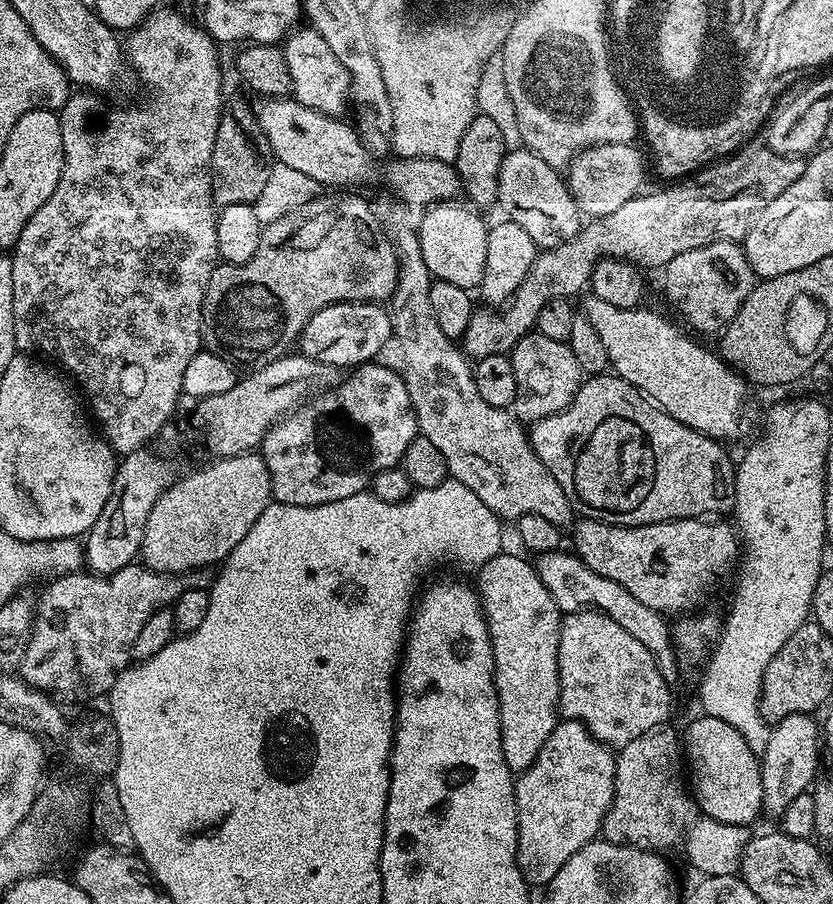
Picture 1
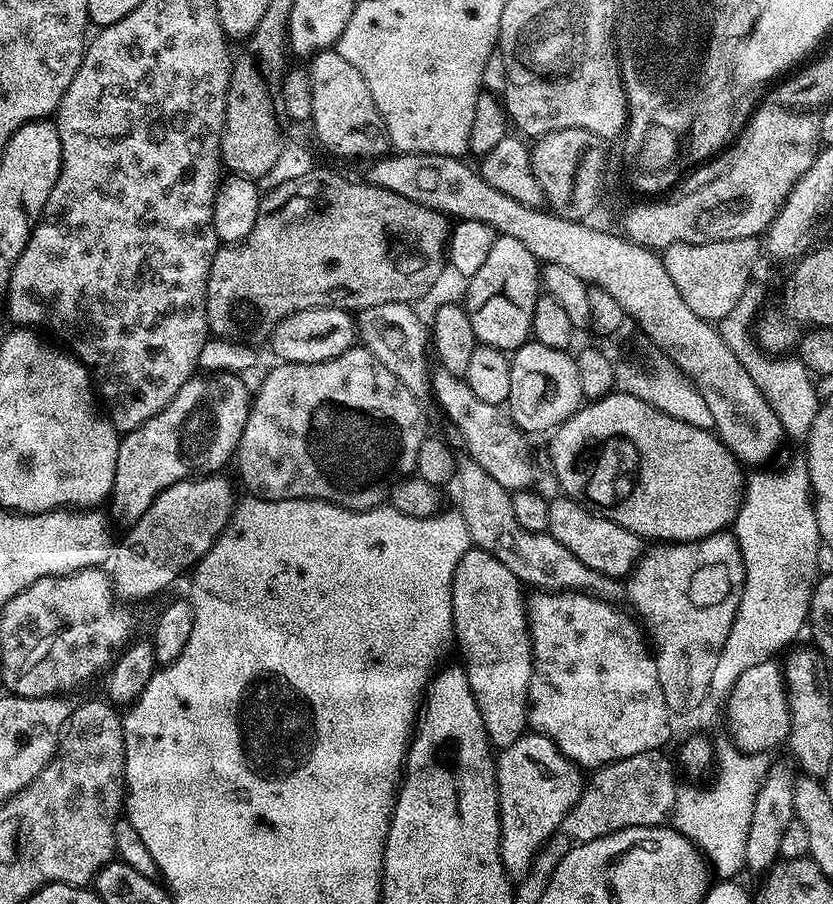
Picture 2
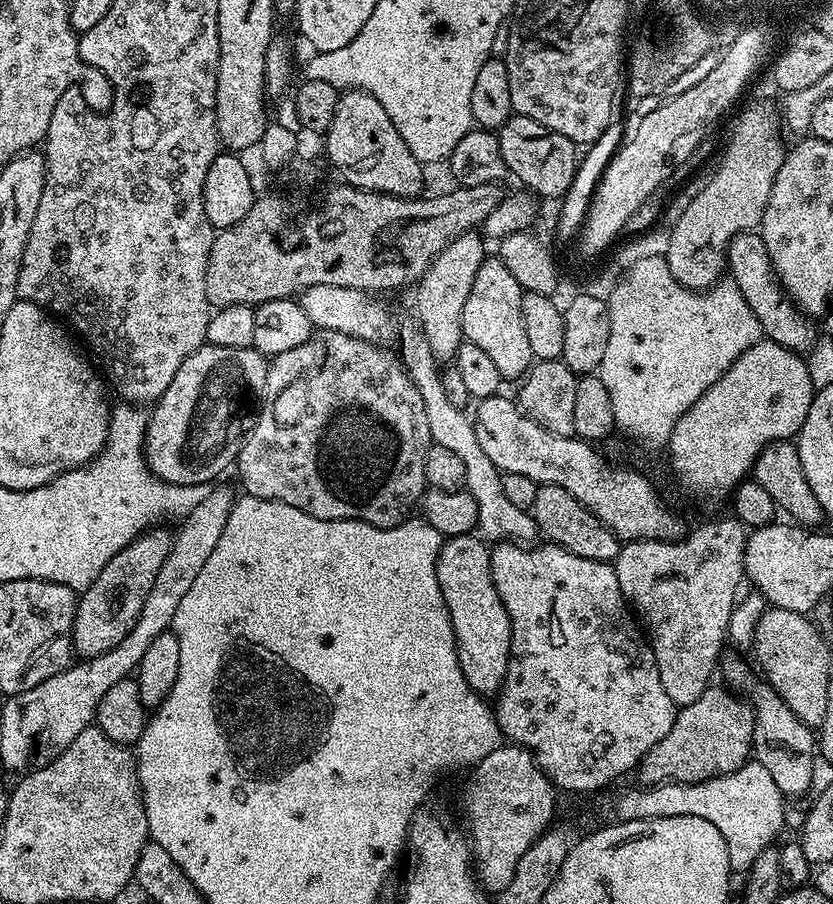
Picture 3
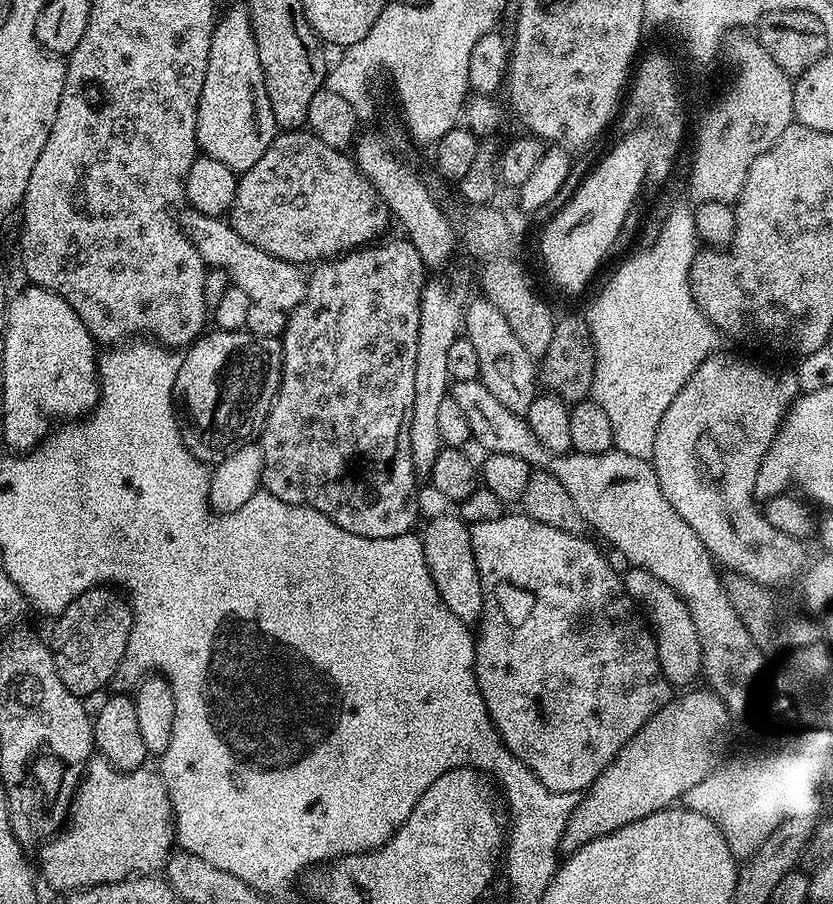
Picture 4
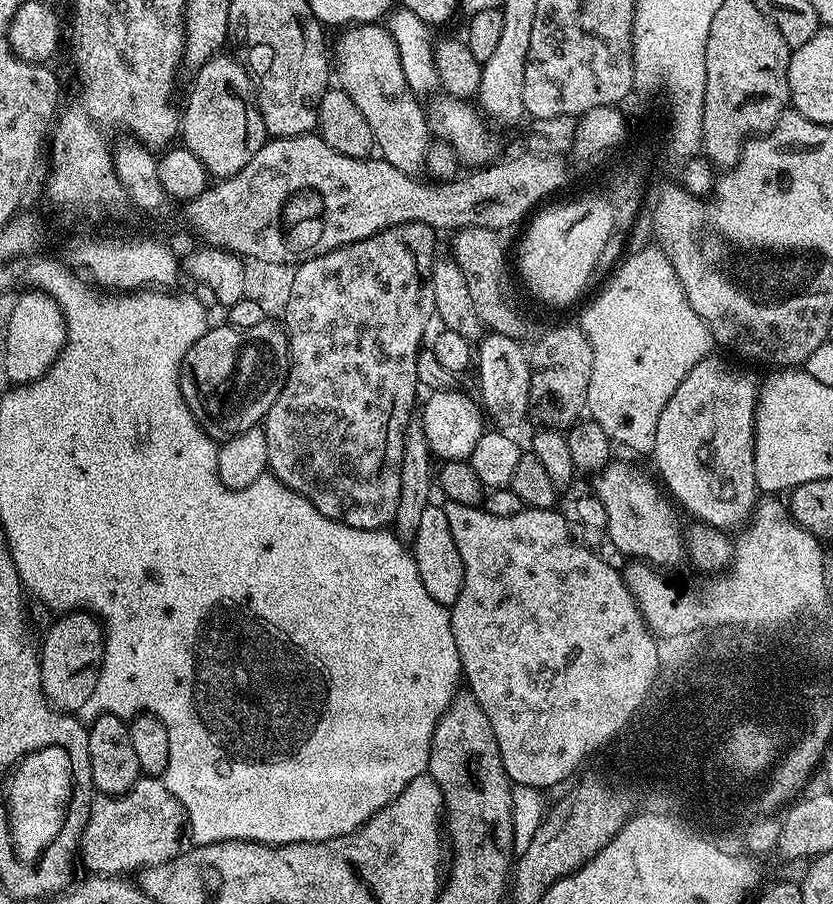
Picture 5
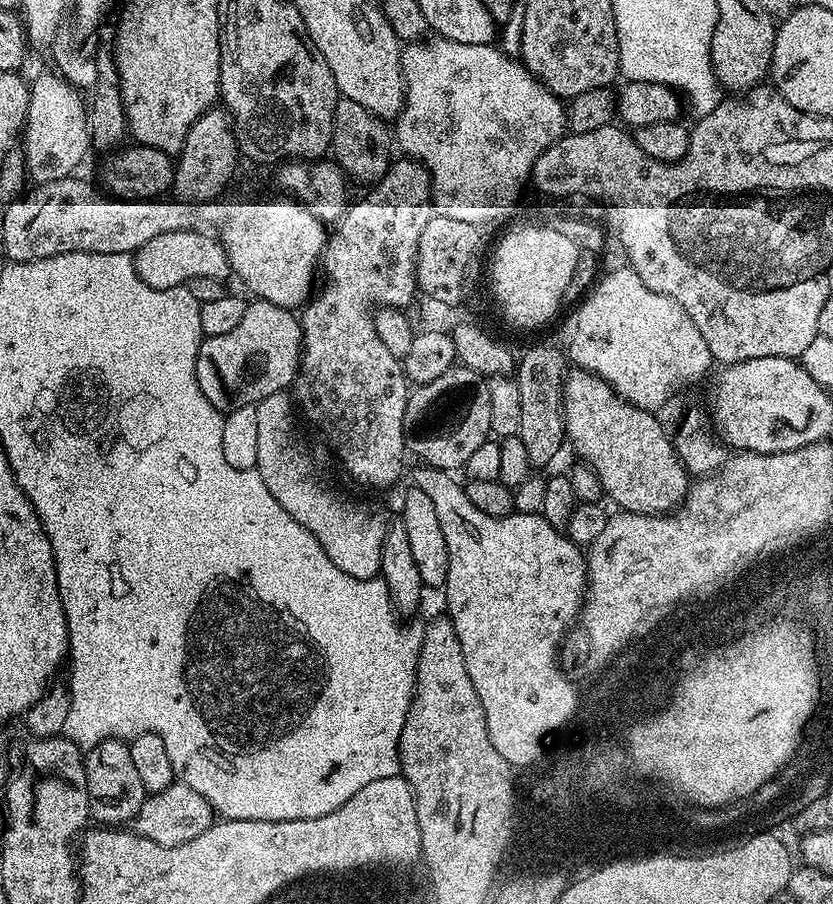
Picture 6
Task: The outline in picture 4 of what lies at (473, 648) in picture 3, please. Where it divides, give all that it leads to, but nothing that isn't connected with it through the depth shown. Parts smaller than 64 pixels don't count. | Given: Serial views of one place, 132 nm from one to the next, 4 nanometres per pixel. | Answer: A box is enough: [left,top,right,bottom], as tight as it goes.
[422,514,484,625]

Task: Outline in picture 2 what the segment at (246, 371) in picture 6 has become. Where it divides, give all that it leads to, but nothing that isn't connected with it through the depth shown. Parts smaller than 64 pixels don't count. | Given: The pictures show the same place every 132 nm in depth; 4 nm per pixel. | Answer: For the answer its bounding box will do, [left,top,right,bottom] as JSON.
[110,372,253,522]

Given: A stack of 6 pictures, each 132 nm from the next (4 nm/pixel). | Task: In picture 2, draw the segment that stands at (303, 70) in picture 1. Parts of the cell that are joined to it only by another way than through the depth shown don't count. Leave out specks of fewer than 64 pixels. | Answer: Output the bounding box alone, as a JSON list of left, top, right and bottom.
[306,50,386,156]

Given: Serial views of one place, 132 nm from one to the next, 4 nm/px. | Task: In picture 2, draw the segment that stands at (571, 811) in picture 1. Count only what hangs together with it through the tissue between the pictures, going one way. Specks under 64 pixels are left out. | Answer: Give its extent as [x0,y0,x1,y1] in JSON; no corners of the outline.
[496,734,582,882]

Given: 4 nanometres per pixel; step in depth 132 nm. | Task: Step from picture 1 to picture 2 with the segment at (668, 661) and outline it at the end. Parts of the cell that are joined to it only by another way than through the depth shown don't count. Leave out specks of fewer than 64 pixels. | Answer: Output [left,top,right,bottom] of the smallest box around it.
[456,458,624,600]

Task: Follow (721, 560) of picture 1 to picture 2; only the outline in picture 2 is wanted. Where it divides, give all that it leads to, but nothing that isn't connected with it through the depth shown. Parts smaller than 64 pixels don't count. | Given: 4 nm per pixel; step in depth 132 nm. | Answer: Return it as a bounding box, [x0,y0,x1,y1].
[547,494,642,578]

